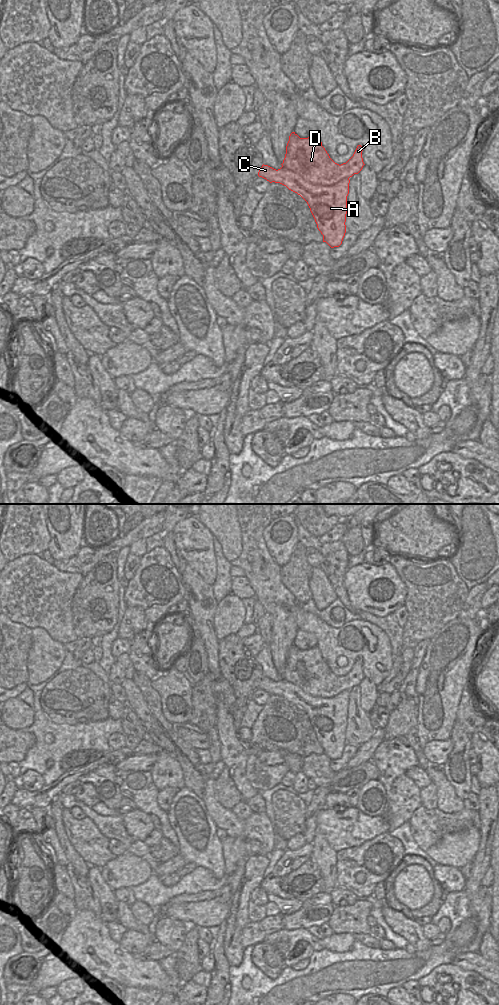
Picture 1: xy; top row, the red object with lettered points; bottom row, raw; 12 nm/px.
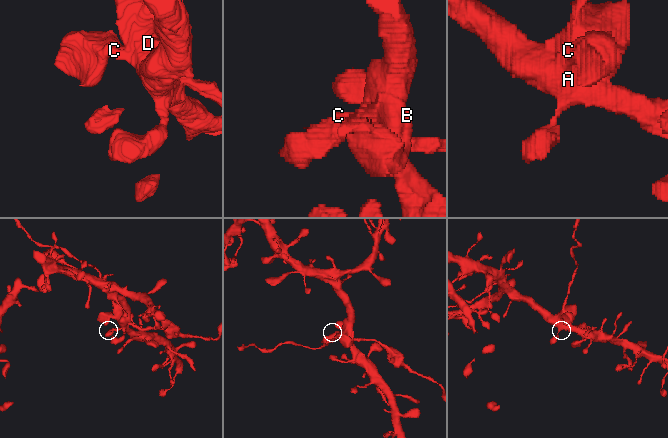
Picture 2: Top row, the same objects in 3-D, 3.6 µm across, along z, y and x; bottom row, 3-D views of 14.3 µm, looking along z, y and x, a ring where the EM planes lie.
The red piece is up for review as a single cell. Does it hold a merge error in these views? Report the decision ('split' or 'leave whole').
split

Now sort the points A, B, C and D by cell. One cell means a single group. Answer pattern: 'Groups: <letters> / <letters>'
Groups: A C / B D.

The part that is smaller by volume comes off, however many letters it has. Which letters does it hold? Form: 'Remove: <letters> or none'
Remove: B, D

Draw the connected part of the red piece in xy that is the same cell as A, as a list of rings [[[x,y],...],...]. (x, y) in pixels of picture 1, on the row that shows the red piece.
[[[264,164],[260,168],[258,176],[266,179],[270,183],[280,183],[289,190],[300,195],[310,208],[317,228],[323,235],[323,242],[326,242],[331,248],[339,247],[342,244],[346,233],[345,222],[347,214],[347,196],[349,194],[349,178],[344,178],[332,186],[320,186],[304,180],[300,175],[284,167],[276,170]]]

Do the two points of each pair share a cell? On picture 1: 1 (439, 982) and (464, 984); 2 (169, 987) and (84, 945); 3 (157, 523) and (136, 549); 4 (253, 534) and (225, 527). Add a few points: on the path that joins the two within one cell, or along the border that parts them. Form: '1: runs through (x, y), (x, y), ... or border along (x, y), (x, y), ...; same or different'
1: runs through (445, 982), (452, 987), (458, 987); same
2: runs through (148, 974), (127, 969), (114, 963), (105, 955); same
3: border along (145, 538), (139, 538), (129, 546); different
4: border along (236, 514), (238, 525), (241, 529), (240, 554); different

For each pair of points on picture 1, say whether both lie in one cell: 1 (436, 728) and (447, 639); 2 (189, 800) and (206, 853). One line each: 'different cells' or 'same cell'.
1: same cell
2: same cell

